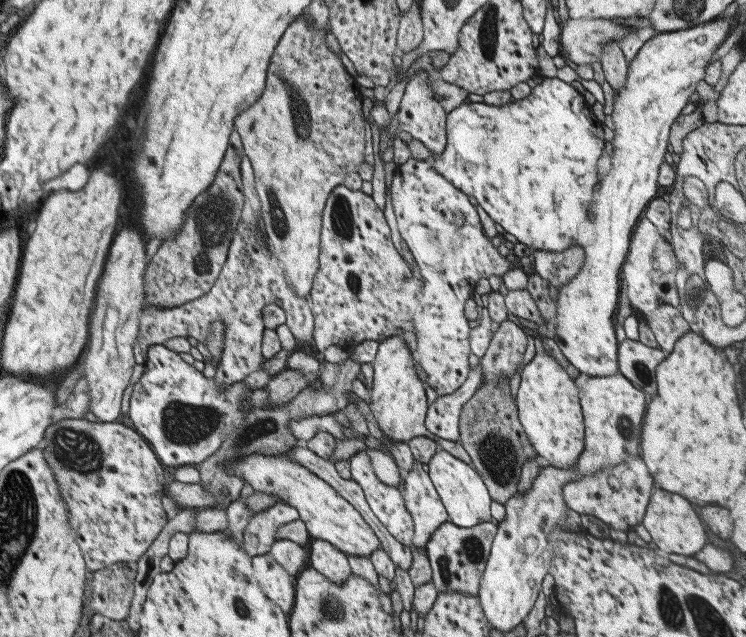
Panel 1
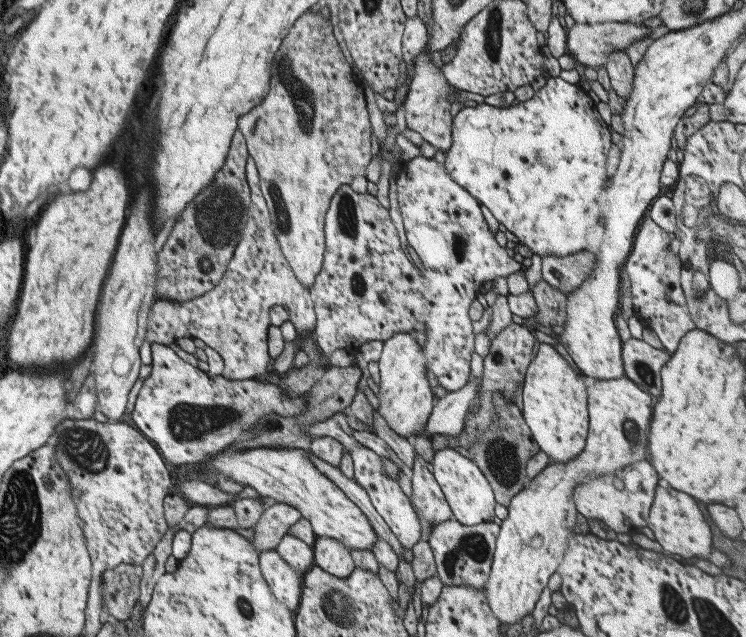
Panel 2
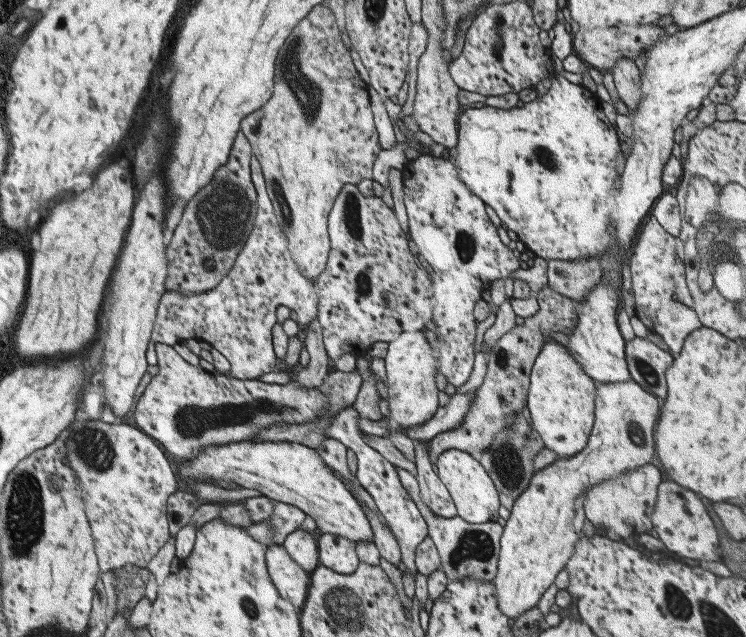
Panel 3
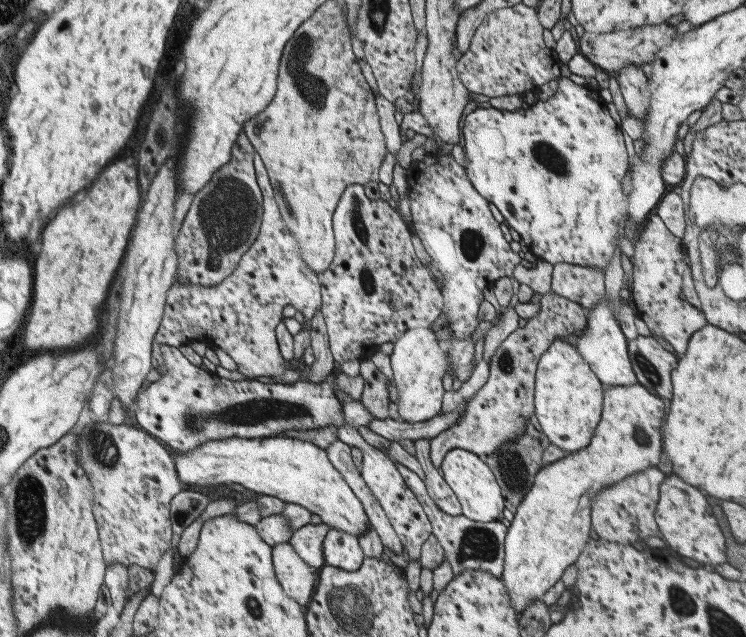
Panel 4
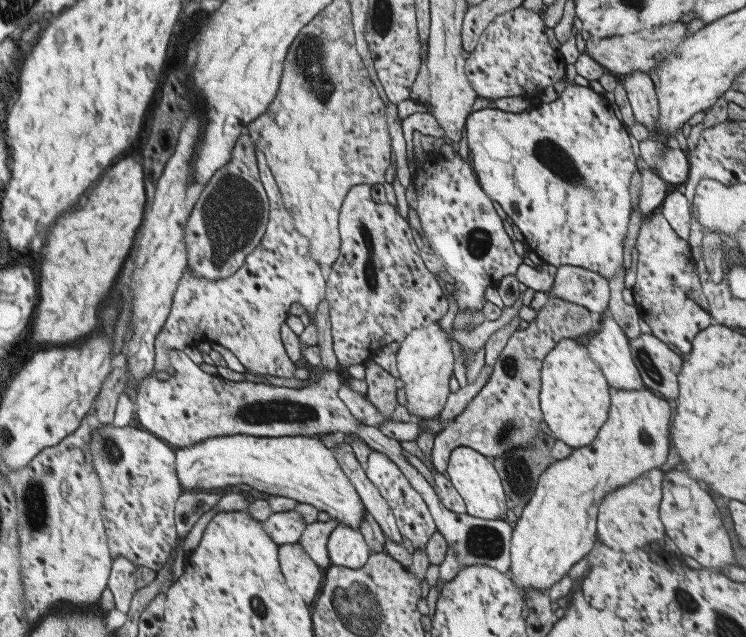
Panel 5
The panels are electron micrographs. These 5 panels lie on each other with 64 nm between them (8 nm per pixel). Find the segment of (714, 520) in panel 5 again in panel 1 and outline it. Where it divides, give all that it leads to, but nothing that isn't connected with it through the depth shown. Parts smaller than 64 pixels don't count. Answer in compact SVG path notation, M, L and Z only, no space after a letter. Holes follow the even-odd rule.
M653 488L653 494L649 496L641 526L651 534L651 542L657 546L657 552L661 552L663 556L667 556L667 554L669 556L675 556L675 554L693 556L707 542L703 524L699 520L699 516L695 514L695 510L689 506L689 502L685 502L677 494L667 494L665 490L659 490L659 488Z

